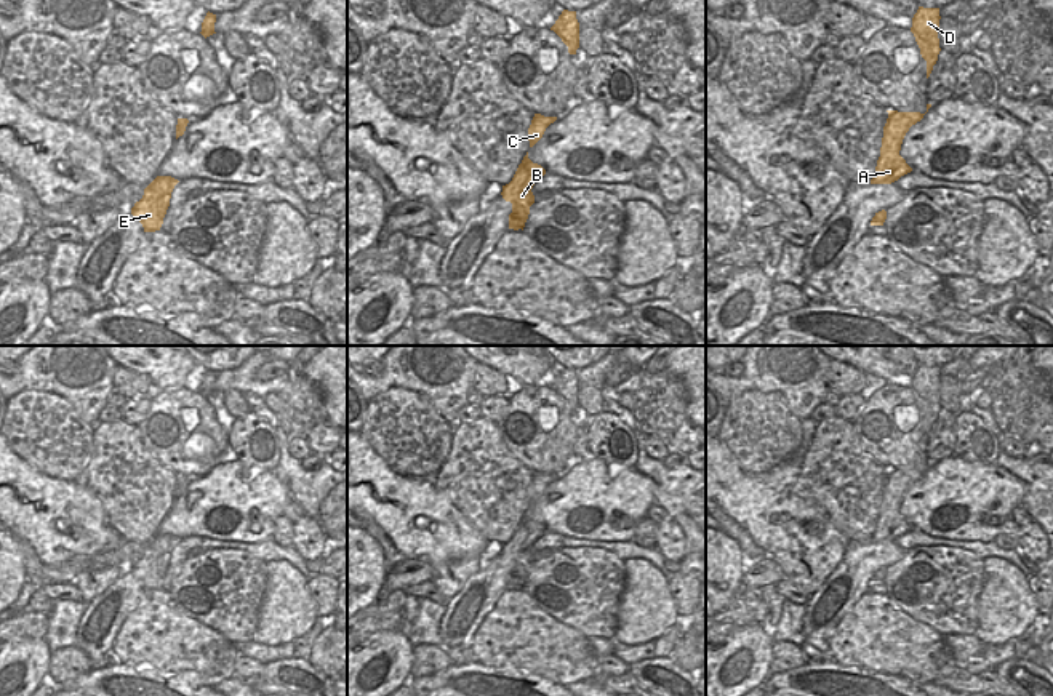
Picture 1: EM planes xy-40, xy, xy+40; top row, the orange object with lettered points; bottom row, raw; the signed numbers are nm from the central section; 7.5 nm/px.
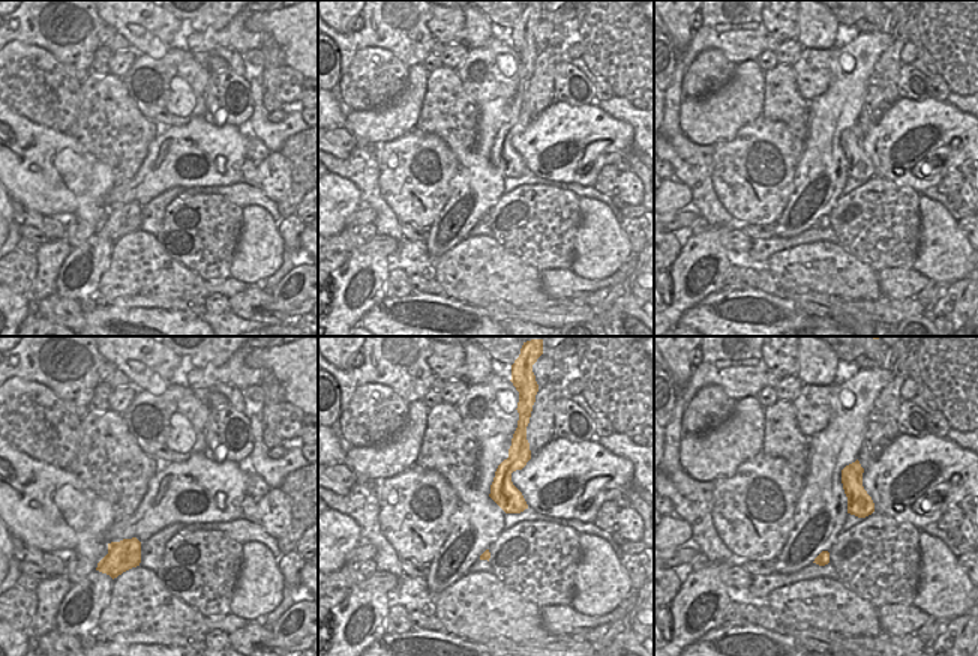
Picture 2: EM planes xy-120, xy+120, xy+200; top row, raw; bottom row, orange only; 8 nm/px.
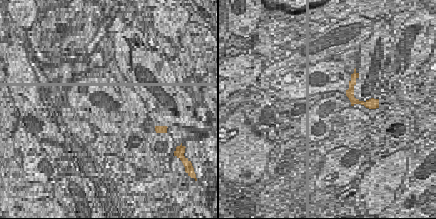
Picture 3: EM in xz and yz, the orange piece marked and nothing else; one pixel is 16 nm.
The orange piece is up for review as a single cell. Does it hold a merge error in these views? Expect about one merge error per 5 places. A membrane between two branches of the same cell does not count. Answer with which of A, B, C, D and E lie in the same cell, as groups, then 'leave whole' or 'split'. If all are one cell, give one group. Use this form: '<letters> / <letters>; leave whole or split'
A B C D E; leave whole

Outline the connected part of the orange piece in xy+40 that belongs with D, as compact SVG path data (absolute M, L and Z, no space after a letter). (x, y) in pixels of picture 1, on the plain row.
M919 365L912 376L911 390L915 395L922 416L927 419L927 437L930 435L941 410L938 397L939 378L939 366L923 365Z

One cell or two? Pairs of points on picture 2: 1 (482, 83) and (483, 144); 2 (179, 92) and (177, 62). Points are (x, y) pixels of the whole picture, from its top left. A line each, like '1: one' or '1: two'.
1: two
2: one

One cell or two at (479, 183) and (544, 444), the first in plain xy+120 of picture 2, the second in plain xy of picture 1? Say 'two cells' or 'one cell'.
two cells

